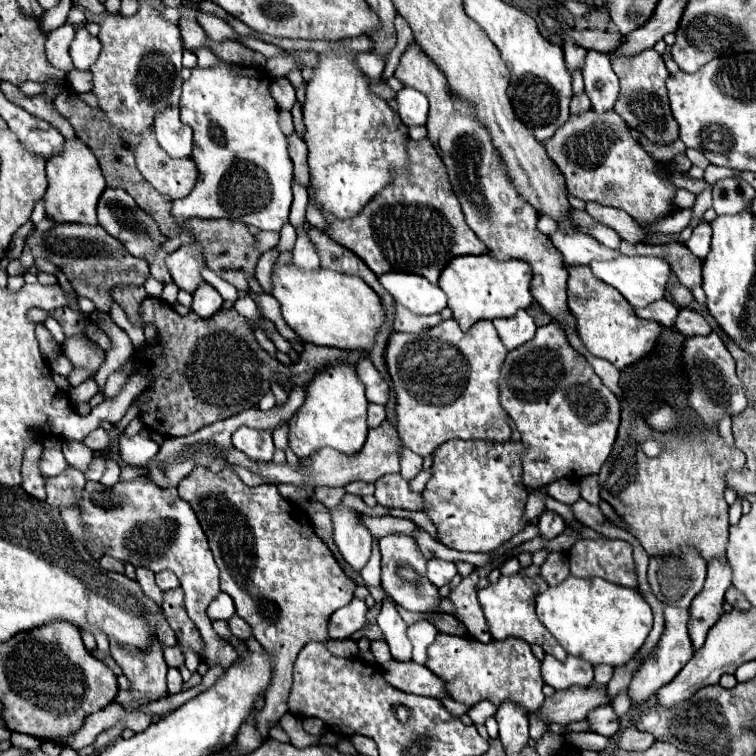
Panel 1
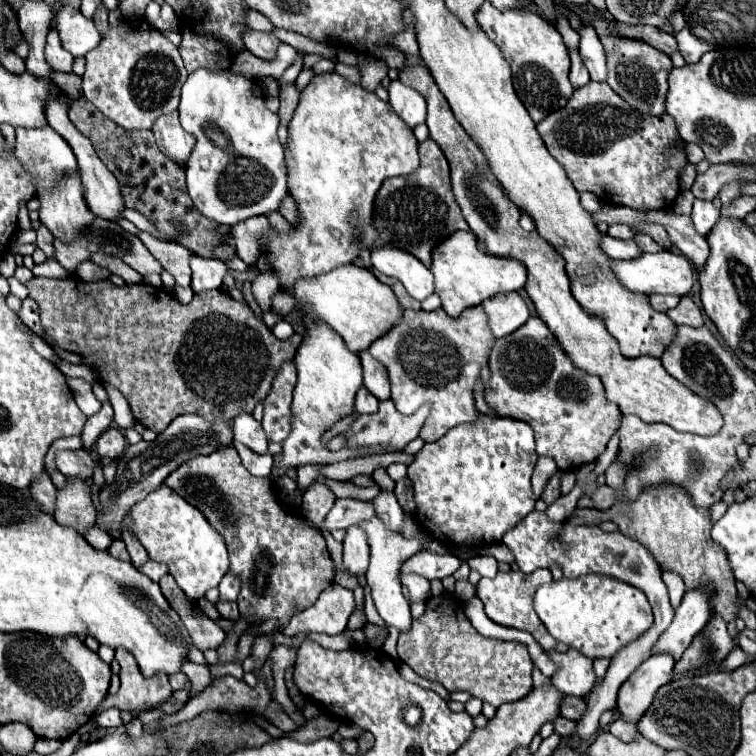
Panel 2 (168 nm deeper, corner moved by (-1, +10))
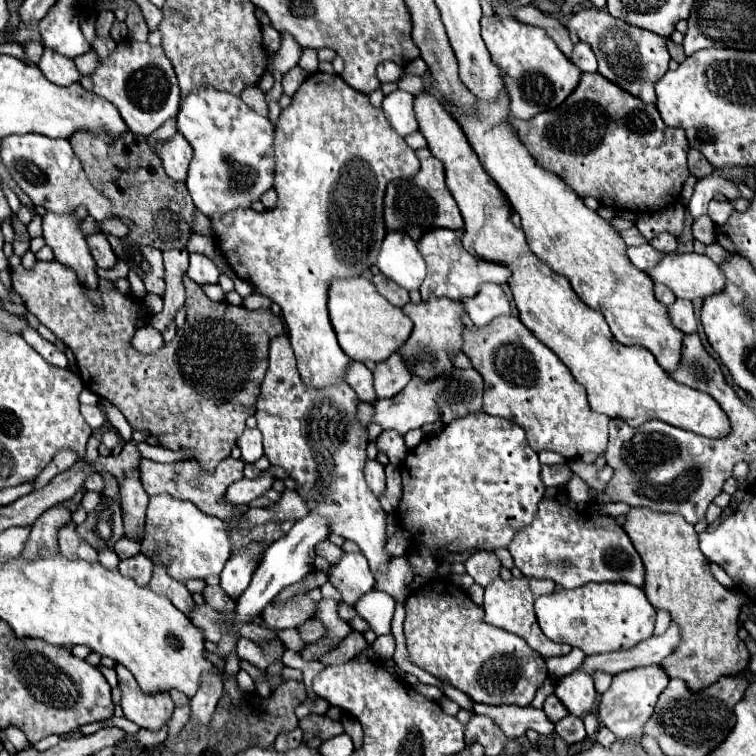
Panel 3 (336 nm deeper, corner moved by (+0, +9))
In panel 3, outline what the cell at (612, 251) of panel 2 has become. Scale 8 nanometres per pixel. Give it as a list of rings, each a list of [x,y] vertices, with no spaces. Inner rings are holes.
[[[640,245],[640,247],[628,247],[628,257],[634,263],[634,267],[642,269],[642,271],[650,271],[652,267],[656,267],[656,263],[660,263],[666,255],[652,249],[652,245]]]

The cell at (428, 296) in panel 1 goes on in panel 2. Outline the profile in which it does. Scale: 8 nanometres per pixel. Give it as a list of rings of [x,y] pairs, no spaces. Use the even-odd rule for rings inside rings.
[[[391,246],[371,250],[371,262],[379,272],[397,278],[405,286],[405,290],[419,302],[435,292],[431,270],[417,262],[417,258],[405,254],[405,250],[393,250]]]

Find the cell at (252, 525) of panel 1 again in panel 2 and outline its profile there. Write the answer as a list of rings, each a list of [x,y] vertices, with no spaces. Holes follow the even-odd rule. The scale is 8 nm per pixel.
[[[235,448],[185,462],[169,474],[165,484],[201,510],[223,536],[229,550],[229,572],[241,580],[237,604],[249,624],[273,618],[279,620],[277,630],[283,632],[297,610],[313,606],[319,594],[333,584],[335,568],[323,534],[281,506],[275,498],[273,480],[251,476]]]

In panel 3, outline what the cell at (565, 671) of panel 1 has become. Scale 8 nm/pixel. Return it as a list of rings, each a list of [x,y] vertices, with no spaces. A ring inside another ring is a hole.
[[[574,671],[558,679],[554,693],[562,701],[562,705],[568,709],[568,713],[572,713],[574,717],[584,717],[586,713],[590,713],[596,701],[592,677],[582,671]]]

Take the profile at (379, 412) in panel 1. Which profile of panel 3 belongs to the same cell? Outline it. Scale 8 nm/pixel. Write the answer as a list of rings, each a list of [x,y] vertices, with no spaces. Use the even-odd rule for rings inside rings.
[[[350,361],[346,369],[346,383],[356,391],[360,401],[376,401],[376,393],[372,387],[372,373],[360,361]]]

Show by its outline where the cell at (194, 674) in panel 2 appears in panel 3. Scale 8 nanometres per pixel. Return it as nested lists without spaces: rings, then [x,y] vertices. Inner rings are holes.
[[[188,707],[176,709],[170,723],[168,723],[168,737],[176,737],[178,731],[182,731],[182,727],[188,723],[188,719],[190,719],[190,709]]]

